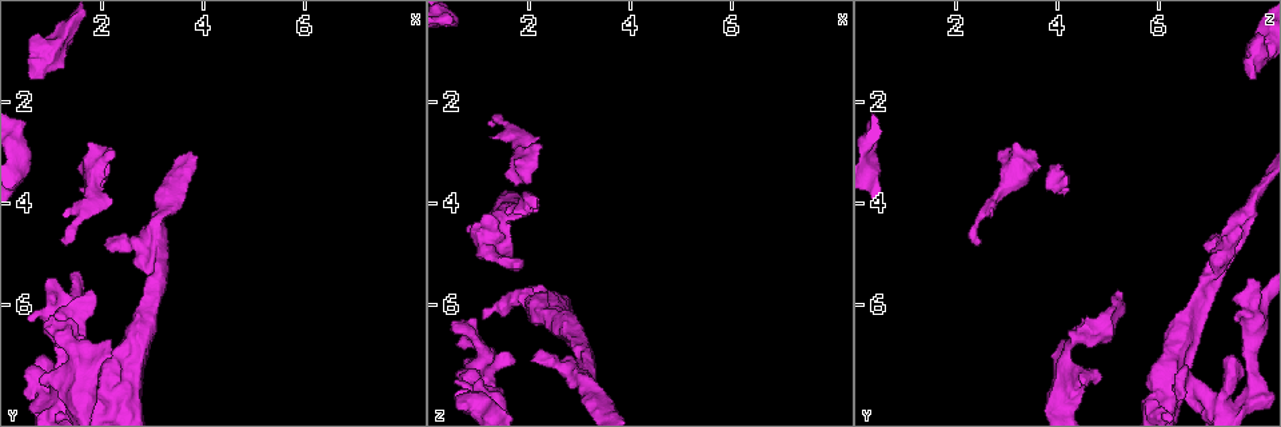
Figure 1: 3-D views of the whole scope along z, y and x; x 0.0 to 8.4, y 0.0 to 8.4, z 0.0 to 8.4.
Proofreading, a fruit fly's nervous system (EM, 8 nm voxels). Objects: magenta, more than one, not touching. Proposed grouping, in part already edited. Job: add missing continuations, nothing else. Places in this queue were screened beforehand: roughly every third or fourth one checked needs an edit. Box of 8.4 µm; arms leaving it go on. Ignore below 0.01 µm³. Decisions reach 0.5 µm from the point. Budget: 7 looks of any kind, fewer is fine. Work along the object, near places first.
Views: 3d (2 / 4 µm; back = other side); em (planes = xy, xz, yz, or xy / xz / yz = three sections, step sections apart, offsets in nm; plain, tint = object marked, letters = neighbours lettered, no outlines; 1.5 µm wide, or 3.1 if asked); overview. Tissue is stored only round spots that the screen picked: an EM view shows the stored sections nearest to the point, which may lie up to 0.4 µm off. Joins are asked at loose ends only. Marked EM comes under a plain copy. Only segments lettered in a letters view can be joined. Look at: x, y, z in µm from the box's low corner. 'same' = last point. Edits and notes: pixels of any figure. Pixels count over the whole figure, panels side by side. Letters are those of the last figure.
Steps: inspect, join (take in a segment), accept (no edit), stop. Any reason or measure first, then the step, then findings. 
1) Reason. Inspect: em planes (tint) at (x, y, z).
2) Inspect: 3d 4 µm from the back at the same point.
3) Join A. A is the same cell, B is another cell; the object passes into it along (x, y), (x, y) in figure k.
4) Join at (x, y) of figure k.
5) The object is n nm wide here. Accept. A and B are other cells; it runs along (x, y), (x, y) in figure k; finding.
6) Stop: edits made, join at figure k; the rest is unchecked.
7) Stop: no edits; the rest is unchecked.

Inspect: em planes (letters) at (0.85, 7.55, 4.55).

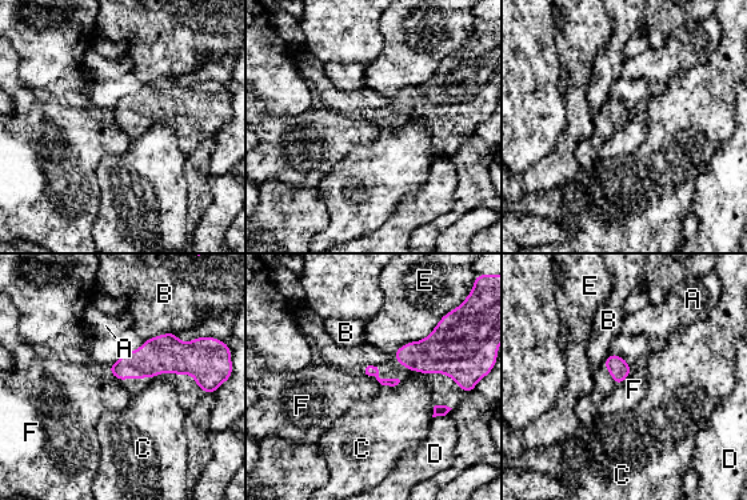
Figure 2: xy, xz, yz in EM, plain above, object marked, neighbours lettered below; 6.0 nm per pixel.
The longest contact is with E, 380 nm. Accept. A, B, C, D, E and F are other cells; none of them fits.

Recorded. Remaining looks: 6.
An open end. Inspect: em planes (letters) at (0.60, 7.45, 6.35).

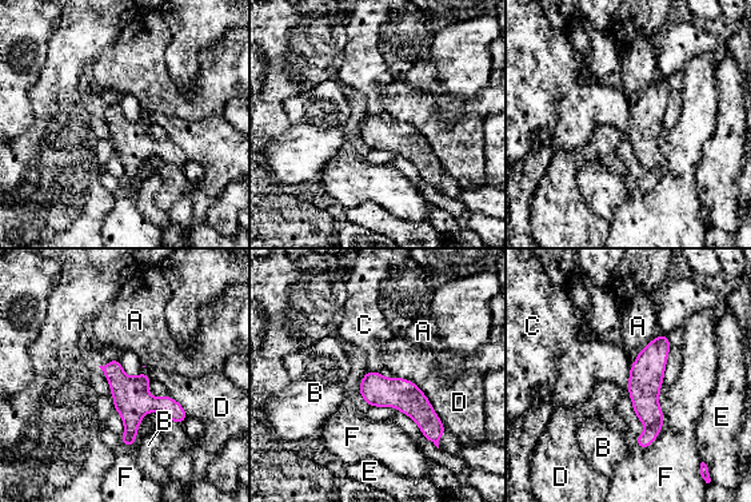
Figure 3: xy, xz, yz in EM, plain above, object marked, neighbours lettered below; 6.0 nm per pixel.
Accept. A, B, C, D, E and F are other cells; none of them fits.

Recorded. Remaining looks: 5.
Free end. Inspect: em planes (letters) at (0.60, 1.55, 7.80).

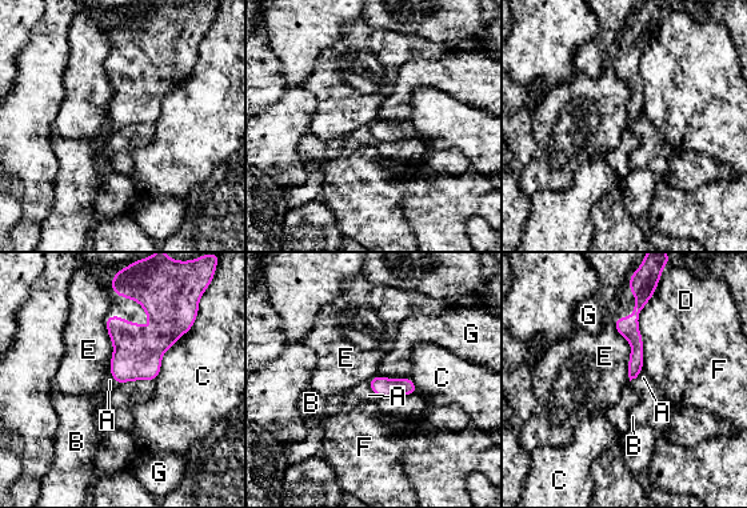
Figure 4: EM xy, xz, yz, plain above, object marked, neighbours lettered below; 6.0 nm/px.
Accept. A, B, C, D, E, F and G are other cells; it runs along (643, 302), (632, 319), (632, 375) in figure 4; no lettered segment goes on from it.

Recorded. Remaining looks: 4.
Stop: no edits; the rest is unchecked.

